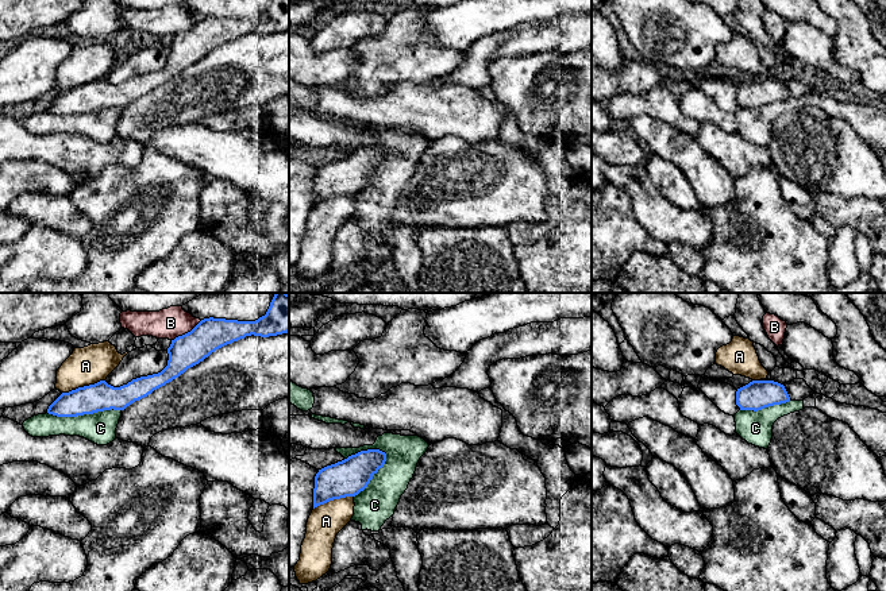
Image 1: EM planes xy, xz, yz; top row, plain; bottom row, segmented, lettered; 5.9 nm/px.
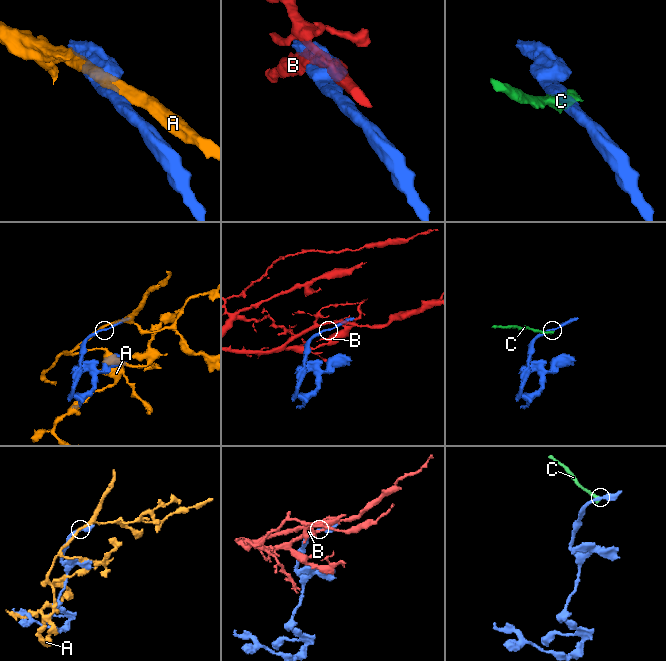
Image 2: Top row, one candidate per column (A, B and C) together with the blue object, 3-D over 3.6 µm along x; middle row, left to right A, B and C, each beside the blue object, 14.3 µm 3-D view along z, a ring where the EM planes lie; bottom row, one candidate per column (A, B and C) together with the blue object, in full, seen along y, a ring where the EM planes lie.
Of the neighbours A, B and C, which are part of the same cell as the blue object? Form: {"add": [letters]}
{"add": []}

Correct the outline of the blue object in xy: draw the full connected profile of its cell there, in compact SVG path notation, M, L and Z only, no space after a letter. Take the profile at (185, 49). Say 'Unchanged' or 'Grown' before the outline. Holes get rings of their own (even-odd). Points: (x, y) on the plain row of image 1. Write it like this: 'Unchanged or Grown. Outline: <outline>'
Unchanged. Outline: M270 0L265 13L255 19L204 16L190 30L172 38L167 63L158 72L132 77L113 85L105 78L62 90L47 107L57 115L77 115L104 108L124 108L154 88L178 76L216 47L246 34L277 34L289 30L289 0Z

